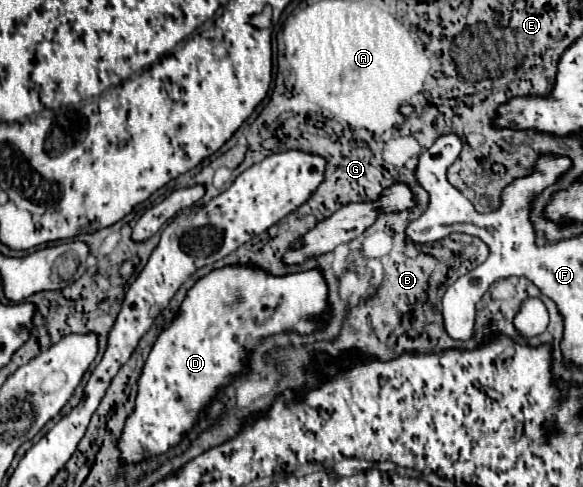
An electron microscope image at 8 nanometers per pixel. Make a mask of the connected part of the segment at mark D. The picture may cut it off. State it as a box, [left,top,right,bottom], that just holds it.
[120,265,328,463]

